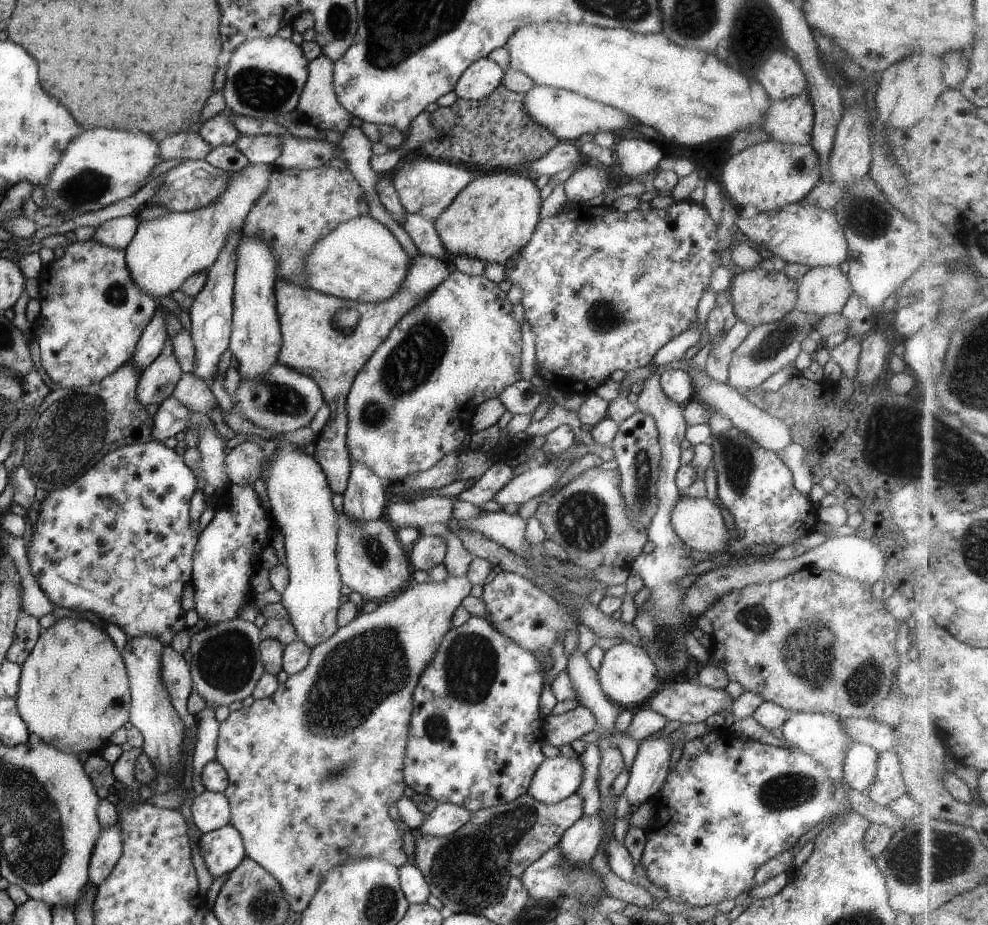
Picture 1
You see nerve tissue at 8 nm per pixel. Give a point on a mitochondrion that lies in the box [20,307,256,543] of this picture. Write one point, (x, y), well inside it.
(58, 453)

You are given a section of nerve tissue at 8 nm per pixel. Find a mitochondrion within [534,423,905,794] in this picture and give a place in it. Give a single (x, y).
(581, 521)

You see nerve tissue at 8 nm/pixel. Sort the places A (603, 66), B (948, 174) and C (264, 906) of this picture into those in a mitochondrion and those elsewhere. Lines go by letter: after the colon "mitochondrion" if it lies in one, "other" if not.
A: other
B: other
C: mitochondrion

